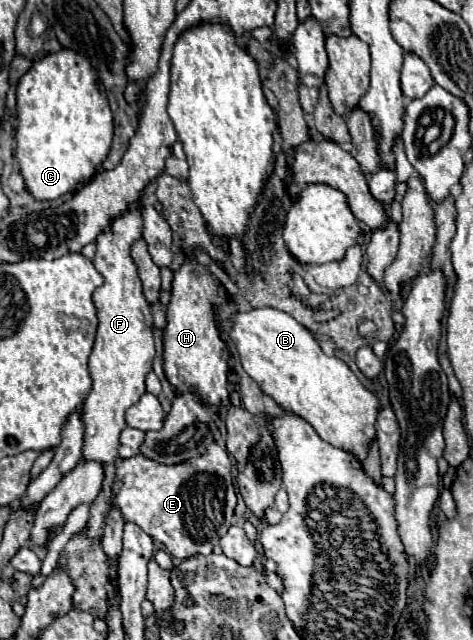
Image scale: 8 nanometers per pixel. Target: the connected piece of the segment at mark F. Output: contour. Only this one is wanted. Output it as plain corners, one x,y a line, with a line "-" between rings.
136,203
128,207
122,215
114,217
108,225
106,231
102,231
96,239
96,259
94,267
104,275
104,283
94,291
92,299
98,309
98,333
96,333
96,343
90,355
90,377
92,377
92,389
84,401
84,413
82,419
86,423
86,439
84,439
84,449
82,457
84,459
96,459
102,461
104,465
112,465
118,457
118,437
120,431
126,427
124,421
124,411
136,403
144,393
146,393
146,375
152,371
152,359
154,359
154,337
152,337
152,311
150,305
146,303
142,295
142,283
138,277
138,267
136,261
132,259
132,245
142,237
142,205

